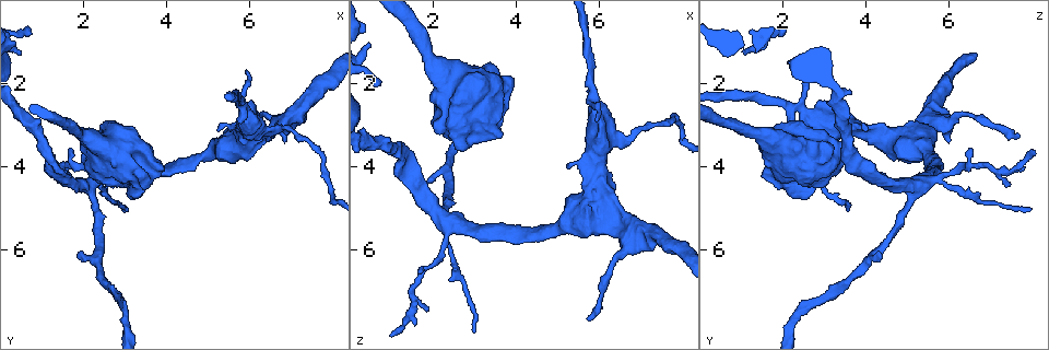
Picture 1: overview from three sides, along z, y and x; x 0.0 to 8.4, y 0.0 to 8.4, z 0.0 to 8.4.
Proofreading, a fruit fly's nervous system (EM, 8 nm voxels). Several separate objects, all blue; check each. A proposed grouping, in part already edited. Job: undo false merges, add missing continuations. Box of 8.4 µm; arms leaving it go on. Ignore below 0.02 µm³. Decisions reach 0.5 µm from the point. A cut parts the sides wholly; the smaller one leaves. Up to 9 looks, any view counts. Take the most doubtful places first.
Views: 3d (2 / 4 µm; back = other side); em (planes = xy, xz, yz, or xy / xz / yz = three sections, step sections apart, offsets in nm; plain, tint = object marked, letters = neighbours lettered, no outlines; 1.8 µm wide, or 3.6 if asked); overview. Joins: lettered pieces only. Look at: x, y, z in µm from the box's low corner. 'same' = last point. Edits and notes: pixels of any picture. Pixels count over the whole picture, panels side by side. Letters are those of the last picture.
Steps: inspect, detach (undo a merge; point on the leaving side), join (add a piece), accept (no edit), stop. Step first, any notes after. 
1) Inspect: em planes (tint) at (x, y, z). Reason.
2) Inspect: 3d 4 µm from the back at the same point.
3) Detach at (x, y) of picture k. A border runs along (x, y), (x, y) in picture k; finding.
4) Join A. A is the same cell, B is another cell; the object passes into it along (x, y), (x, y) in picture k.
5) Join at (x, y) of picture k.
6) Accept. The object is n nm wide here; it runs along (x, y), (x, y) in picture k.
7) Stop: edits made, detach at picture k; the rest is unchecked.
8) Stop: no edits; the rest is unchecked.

Inspect: em xy step 8 (tint) at (2.20, 4.45, 5.20). Four or more arms meet.

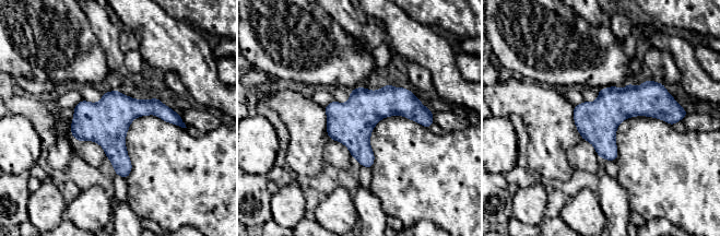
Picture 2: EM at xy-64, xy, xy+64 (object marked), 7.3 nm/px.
Inspect: em xy step 8 (letters) at the same point.

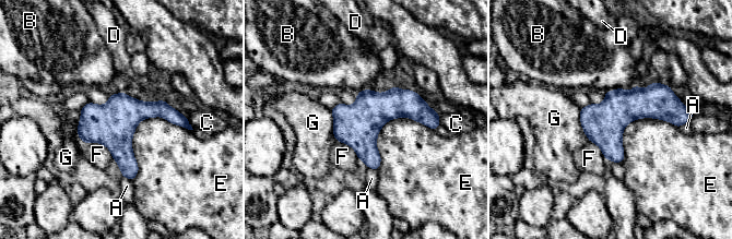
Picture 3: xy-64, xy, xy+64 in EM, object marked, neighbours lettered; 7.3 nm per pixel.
Accept. The object is 300 nm wide here; A, B, C, D, E, F and G are other cells; continuous, no second cell.

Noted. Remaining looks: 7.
Inspect: em xz step 8 (tint) at (5.80, 2.55, 2.20). Sudden change in width.

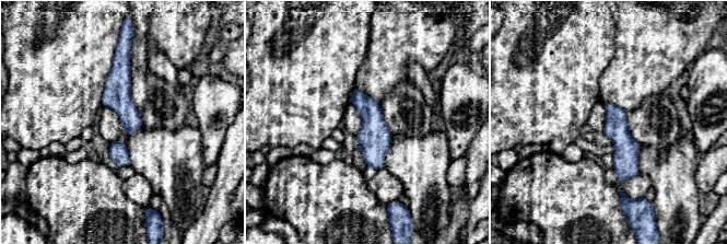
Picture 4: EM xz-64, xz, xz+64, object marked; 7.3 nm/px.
Inspect: em planes (letters) at the same point.

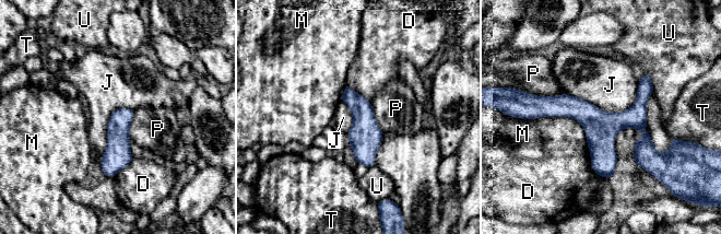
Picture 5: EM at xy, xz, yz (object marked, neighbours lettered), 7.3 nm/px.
Accept. D, J, M, P, T and U are other cells; it runs along (538, 115), (634, 121), (658, 155) in picture 5; one cell here.

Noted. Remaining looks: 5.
Inspect: em planes (letters) at (3.15, 4.80, 2.50). Free end.

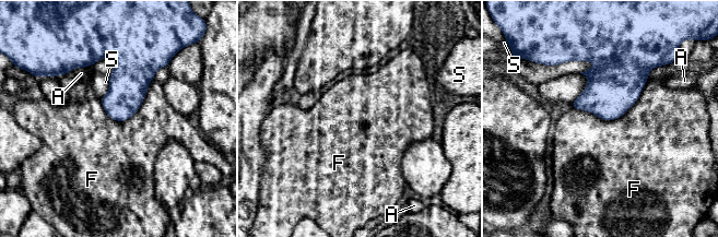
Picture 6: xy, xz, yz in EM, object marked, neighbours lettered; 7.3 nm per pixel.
Accept. The object is 260 nm wide here; A, F and S are other cells; a border runs along (647, 79), (614, 119), (573, 108) in picture 6; no lettered piece goes on from it.

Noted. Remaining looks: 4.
Inspect: em planes (plain) at (2.10, 3.55, 3.20). Thick end.

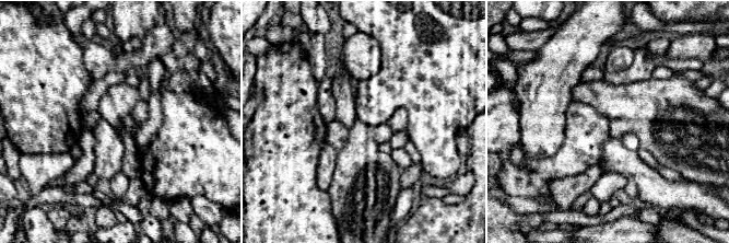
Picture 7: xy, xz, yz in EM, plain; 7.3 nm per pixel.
Inspect: em planes (tint) at the same point.

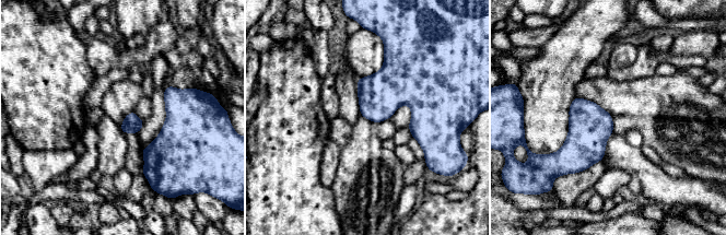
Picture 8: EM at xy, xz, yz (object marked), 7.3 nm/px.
Inspect: em planes (letters) at the same point. What lies round it.

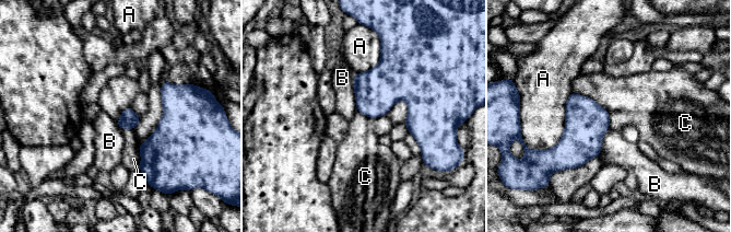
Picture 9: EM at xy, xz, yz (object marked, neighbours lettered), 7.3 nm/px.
Accept. A, B and C are other cells; a border runs along (573, 92), (600, 104), (610, 127) in picture 9; no lettered piece goes on from it.

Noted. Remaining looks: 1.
Stop: no edits; the rest is unchecked.

